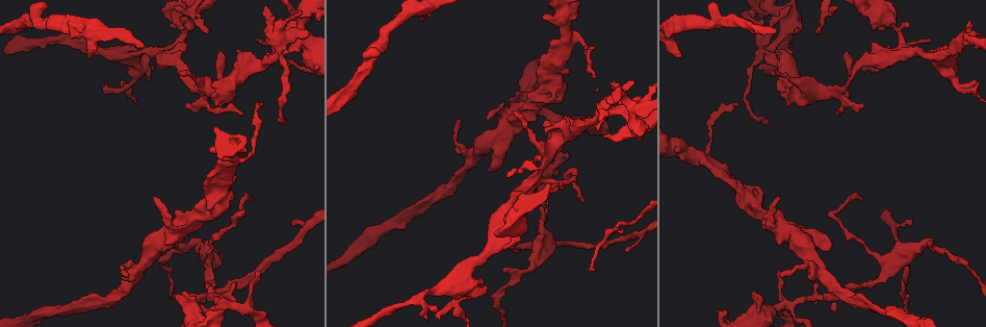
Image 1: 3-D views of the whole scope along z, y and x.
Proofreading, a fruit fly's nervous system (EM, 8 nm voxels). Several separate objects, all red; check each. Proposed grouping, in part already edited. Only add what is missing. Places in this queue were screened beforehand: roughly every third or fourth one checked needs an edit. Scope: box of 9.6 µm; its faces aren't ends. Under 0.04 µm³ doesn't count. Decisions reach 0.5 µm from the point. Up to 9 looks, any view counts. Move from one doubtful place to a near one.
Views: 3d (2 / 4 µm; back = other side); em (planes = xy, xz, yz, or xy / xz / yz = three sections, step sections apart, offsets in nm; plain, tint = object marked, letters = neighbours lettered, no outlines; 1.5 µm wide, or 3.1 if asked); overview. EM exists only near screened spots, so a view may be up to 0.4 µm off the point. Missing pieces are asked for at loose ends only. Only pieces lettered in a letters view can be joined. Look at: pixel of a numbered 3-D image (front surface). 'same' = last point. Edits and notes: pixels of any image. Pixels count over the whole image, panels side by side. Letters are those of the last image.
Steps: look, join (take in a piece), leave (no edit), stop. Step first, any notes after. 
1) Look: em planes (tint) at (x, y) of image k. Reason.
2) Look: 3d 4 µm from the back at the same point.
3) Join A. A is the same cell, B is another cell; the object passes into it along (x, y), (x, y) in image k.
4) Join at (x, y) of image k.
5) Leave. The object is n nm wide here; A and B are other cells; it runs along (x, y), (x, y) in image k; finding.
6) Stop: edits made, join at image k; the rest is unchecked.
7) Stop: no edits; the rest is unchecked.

Look: em planes (letters) at (460, 120) of image 1. Thin end.

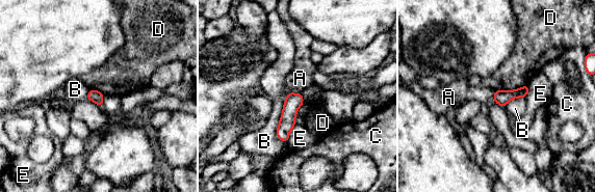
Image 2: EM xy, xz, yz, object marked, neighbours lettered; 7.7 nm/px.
Leave. A, B, C, D and E are other cells; it runs along (299, 96), (290, 107), (283, 138) in image 2; no lettered piece goes on from it.

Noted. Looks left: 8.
Look: em xz step 8 (letters) at (775, 217) of image 1. An open end.

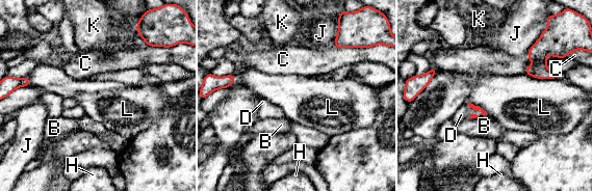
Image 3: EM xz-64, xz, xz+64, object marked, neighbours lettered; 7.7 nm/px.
Look: em xy step 4 (letters) at the same point.

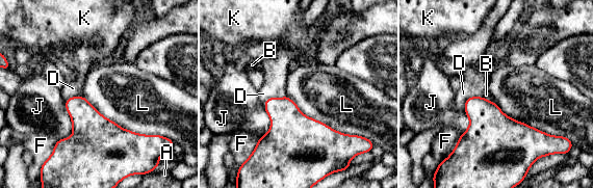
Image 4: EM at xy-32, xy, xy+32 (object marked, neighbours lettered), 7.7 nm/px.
Leave. A, B, D, F, J, K and L are other cells; a border runs along (65, 101), (72, 134), (58, 140) in image 4; none of them fits.

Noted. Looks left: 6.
Look: 3d 4 µm at (249, 196) of image 1.

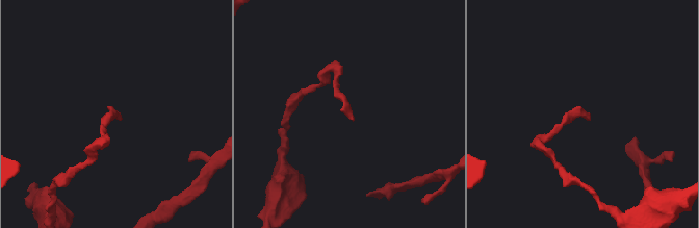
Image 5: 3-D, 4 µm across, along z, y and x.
Look: em planes (letters) at (351, 118) of image 5.

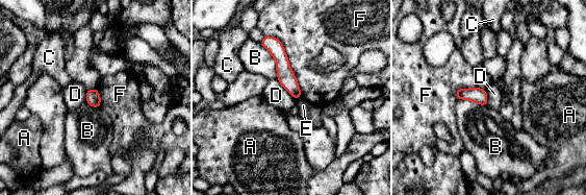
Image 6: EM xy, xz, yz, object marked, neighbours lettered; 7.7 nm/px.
Leave. A, B, C, D, E and F are other cells; it runs along (266, 39), (276, 48), (297, 95) in image 6; no lettered piece goes on from it.

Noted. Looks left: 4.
Look: 3d 4 µm at (173, 295) of image 1. Free end.

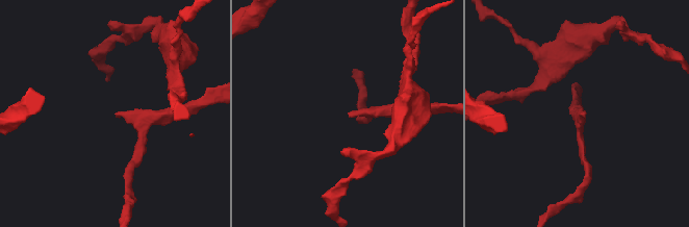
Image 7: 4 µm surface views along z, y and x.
Look: em planes (plain) at (350, 116) of image 7.

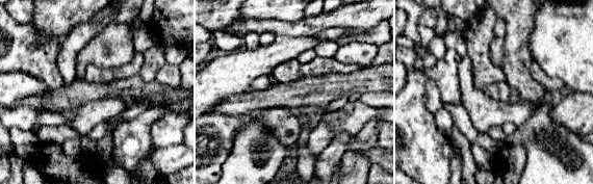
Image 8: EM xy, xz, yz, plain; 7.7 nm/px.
Look: em planes (letters) at the same point.

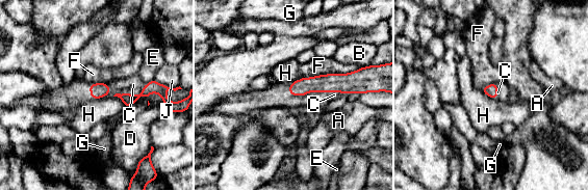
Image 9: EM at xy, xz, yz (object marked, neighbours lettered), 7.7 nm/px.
Join C. C is the same cell, A, B, D, E, F, G, H and J are other cells; the object passes into it along (153, 86), (139, 93), (133, 84) in image 9; the cell continues.

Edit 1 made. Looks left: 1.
Stop: edits made, join at image 9; the rest is unchecked.

